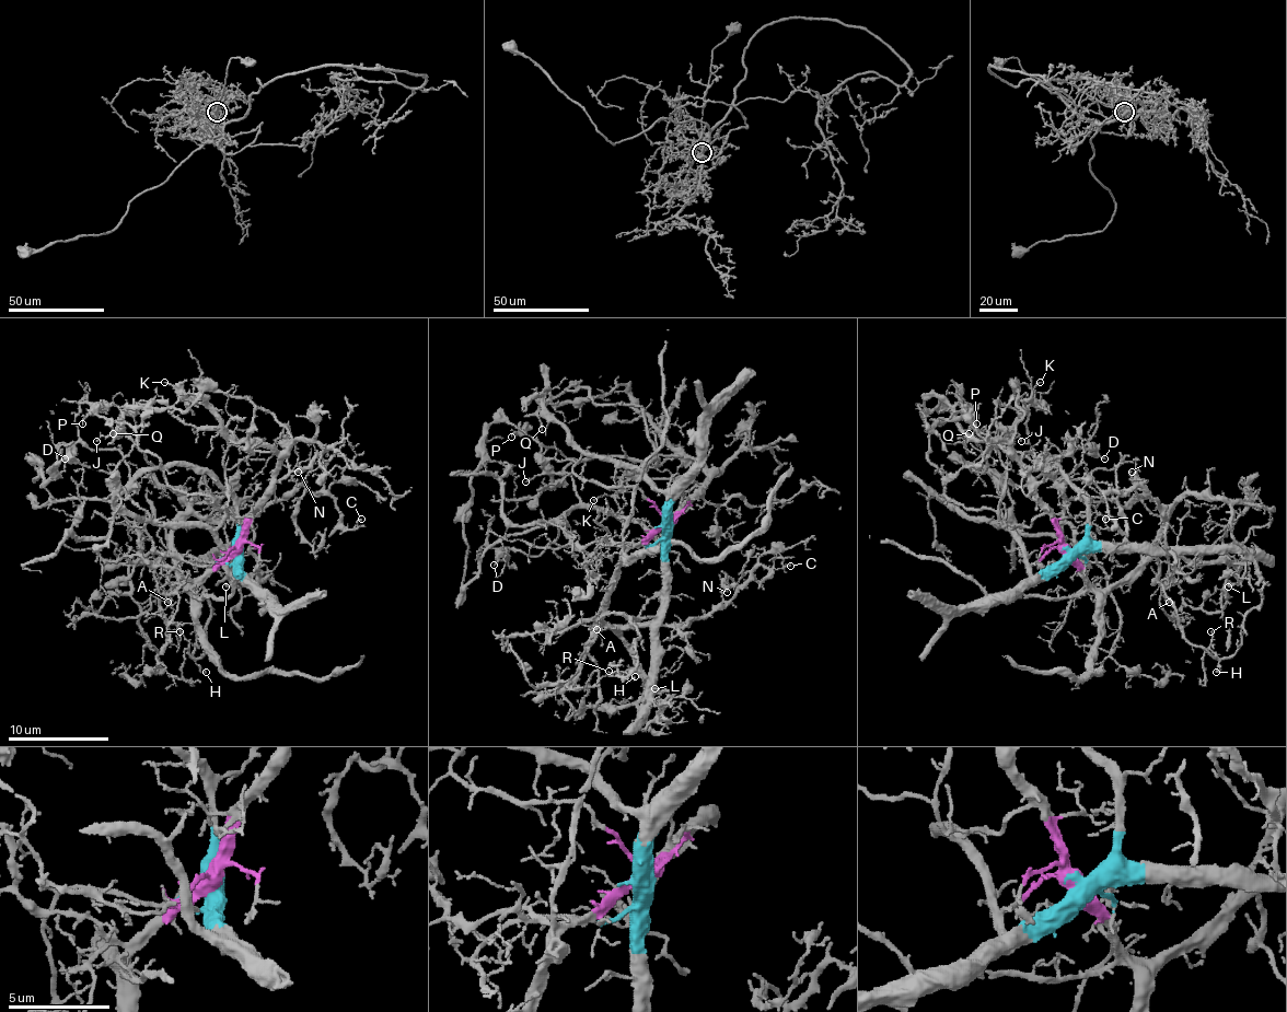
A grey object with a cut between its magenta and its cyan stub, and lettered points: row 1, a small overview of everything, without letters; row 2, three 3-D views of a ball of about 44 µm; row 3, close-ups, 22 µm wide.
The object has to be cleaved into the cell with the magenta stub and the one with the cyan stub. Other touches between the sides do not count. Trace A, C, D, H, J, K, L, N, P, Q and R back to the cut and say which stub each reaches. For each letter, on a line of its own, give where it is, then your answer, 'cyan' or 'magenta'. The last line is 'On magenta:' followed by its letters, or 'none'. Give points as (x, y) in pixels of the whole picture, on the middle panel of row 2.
A: place (596, 629); cyan
C: place (790, 566); magenta
D: place (494, 565); cyan
H: place (635, 676); cyan
J: place (525, 481); cyan
K: place (593, 500); magenta
L: place (654, 688); cyan
N: place (727, 592); magenta
P: place (511, 437); cyan
Q: place (542, 429); cyan
R: place (609, 671); cyan
On magenta: C, K, N

